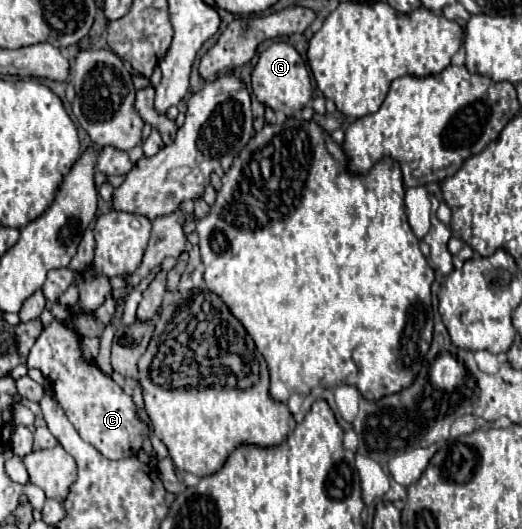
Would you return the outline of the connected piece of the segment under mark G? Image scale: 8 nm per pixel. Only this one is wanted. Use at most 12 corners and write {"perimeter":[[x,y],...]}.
{"perimeter":[[288,43],[252,71],[260,103],[286,117],[312,99],[310,73]]}

